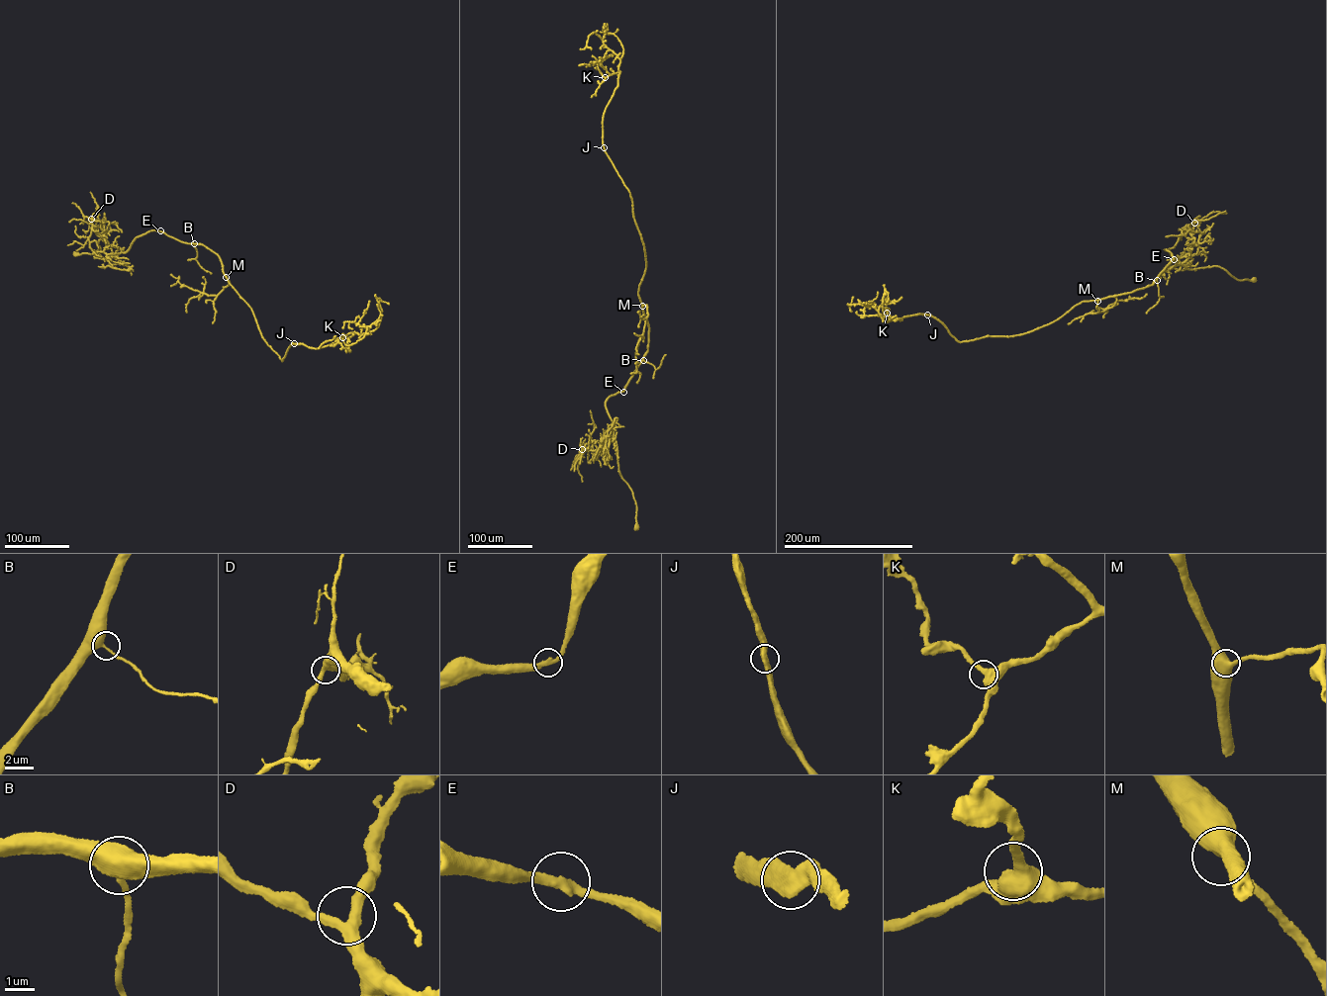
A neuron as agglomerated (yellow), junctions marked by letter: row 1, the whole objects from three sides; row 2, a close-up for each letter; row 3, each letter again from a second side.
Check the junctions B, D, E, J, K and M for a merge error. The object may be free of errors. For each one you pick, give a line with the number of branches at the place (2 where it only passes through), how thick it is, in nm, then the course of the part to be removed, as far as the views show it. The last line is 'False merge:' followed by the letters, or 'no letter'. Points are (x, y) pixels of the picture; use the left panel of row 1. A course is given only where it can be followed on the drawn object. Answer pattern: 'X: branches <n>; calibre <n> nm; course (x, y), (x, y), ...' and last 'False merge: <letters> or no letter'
False merge: no letter

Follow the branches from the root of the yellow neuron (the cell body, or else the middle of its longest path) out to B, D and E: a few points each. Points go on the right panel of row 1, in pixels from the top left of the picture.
B: (1255, 280), (1238, 280), (1216, 266), (1188, 269), (1177, 263), (1166, 249), (1174, 259), (1157, 280)
D: (1255, 280), (1238, 280), (1218, 266), (1191, 269), (1183, 264), (1190, 256), (1194, 223)
E: (1255, 280), (1238, 280), (1216, 266), (1188, 269), (1177, 263), (1166, 249), (1174, 259)

